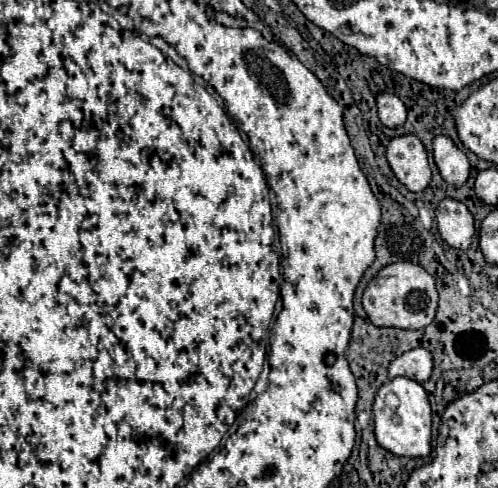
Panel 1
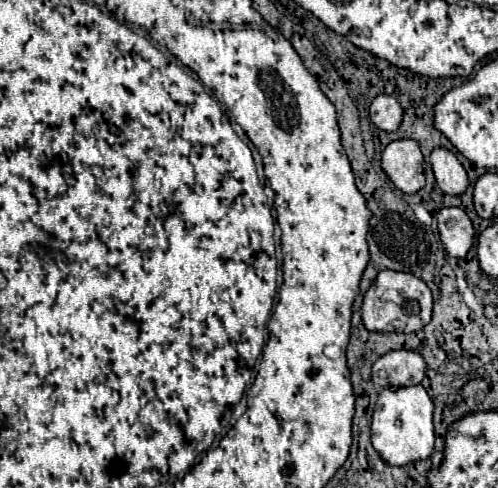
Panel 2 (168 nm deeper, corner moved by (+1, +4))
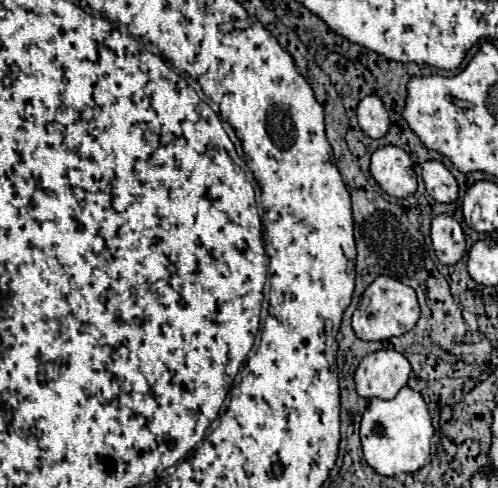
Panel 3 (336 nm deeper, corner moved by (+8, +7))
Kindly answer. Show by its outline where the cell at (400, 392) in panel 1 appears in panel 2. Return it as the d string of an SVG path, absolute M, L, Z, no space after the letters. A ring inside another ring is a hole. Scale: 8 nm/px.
M423 385L409 387L385 387L375 405L373 425L371 425L371 443L375 451L391 465L405 465L417 459L427 459L433 453L433 401L423 389Z

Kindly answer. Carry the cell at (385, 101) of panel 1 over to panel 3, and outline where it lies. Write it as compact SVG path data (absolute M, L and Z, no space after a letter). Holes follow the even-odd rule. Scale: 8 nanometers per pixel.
M378 96L362 98L358 108L356 108L356 118L358 118L360 130L368 138L382 138L390 128L388 112Z

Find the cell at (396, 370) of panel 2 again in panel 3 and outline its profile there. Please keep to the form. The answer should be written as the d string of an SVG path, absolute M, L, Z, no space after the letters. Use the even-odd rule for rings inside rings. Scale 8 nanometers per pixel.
M378 350L364 356L354 372L356 392L362 398L392 400L406 386L412 368L396 350Z

